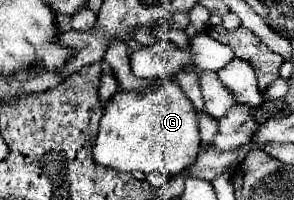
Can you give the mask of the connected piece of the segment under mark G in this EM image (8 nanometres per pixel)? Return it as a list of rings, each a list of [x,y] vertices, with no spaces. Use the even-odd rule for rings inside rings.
[[[166,79],[158,89],[116,93],[104,107],[92,153],[94,159],[106,167],[136,169],[142,173],[158,171],[174,177],[196,161],[200,149],[196,109],[180,85]]]

